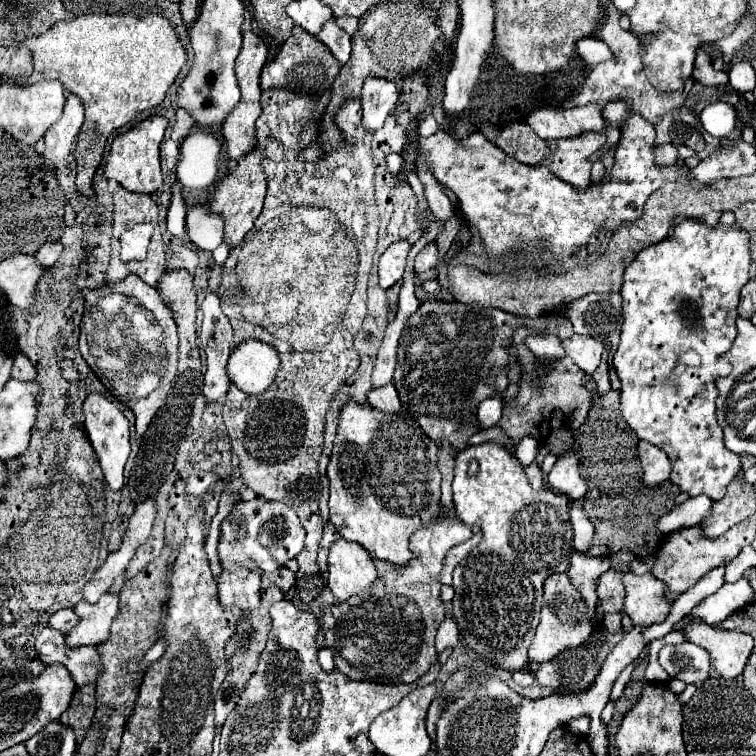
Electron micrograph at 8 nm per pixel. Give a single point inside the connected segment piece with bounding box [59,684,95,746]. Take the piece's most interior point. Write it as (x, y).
(78, 717)

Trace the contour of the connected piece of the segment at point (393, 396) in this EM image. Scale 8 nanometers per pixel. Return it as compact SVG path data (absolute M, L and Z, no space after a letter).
M387 384L383 388L373 388L367 394L367 402L381 412L397 412L401 408L401 402L393 384Z

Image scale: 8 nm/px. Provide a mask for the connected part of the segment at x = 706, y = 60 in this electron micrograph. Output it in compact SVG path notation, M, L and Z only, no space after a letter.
M703 48L697 50L695 68L693 68L693 78L695 78L697 82L701 82L703 86L721 86L721 84L727 84L727 82L729 82L727 72L715 70L715 68L713 68L713 62L711 62L711 56L709 56Z

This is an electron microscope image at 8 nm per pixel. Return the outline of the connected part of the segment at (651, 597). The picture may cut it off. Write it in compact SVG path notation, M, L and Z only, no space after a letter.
M633 572L623 574L623 584L627 590L625 614L635 626L659 624L667 618L671 604L665 600L665 586L651 574L637 576Z

